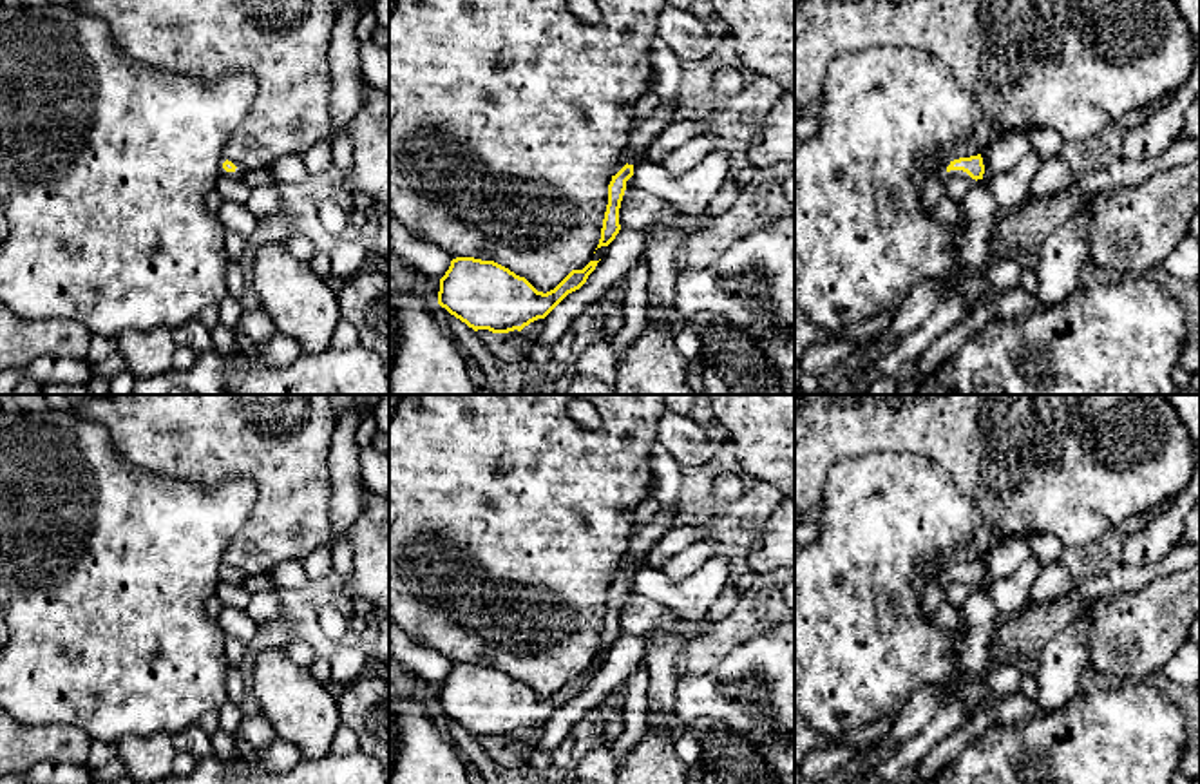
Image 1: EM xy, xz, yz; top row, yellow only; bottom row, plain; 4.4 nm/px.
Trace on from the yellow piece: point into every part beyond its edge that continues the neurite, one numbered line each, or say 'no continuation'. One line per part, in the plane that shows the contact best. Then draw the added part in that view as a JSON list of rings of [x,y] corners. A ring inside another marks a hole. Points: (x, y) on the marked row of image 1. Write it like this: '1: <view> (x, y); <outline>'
1: yz (943, 176); [[[954,158],[954,159],[959,159],[959,158]],[[948,159],[948,161],[943,161],[943,163],[939,163],[938,165],[938,179],[941,181],[941,183],[947,183],[950,177],[954,177],[954,176],[959,176],[959,177],[970,177],[967,172],[963,172],[963,170],[947,170],[947,167],[954,161],[954,159]]]

